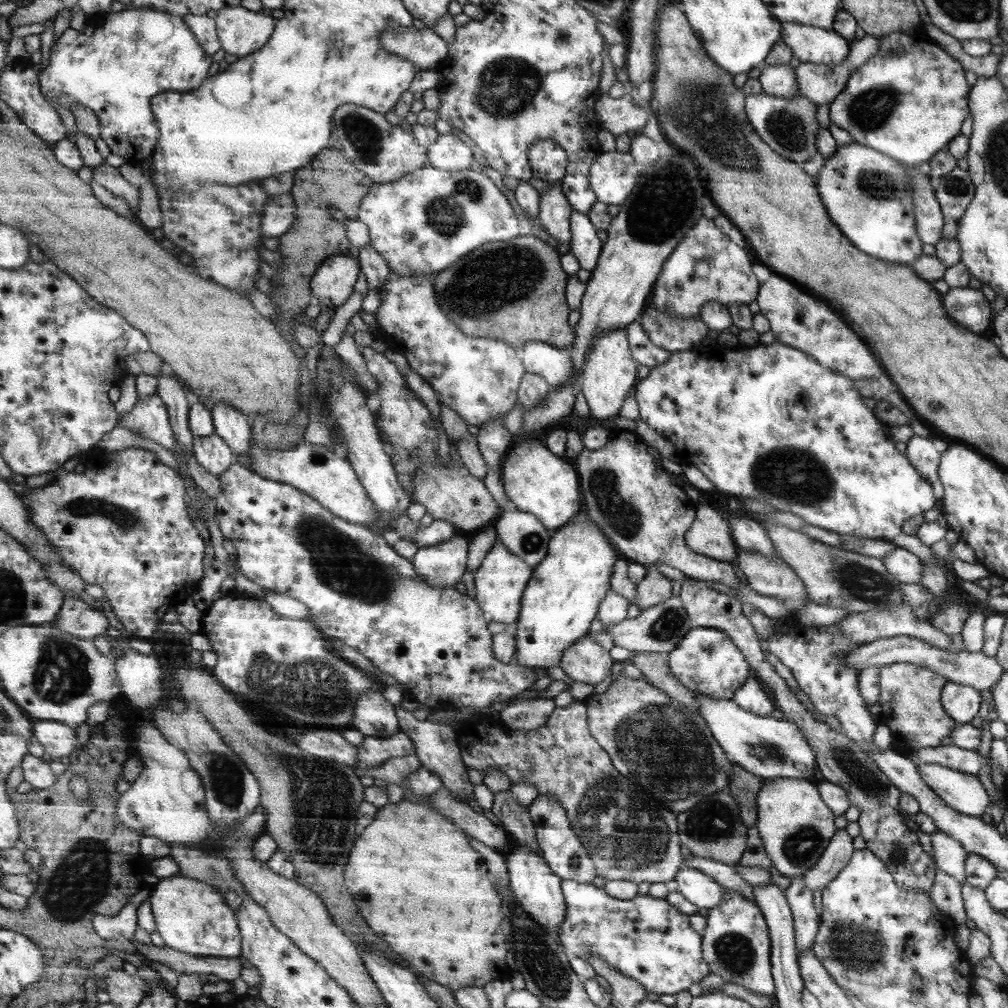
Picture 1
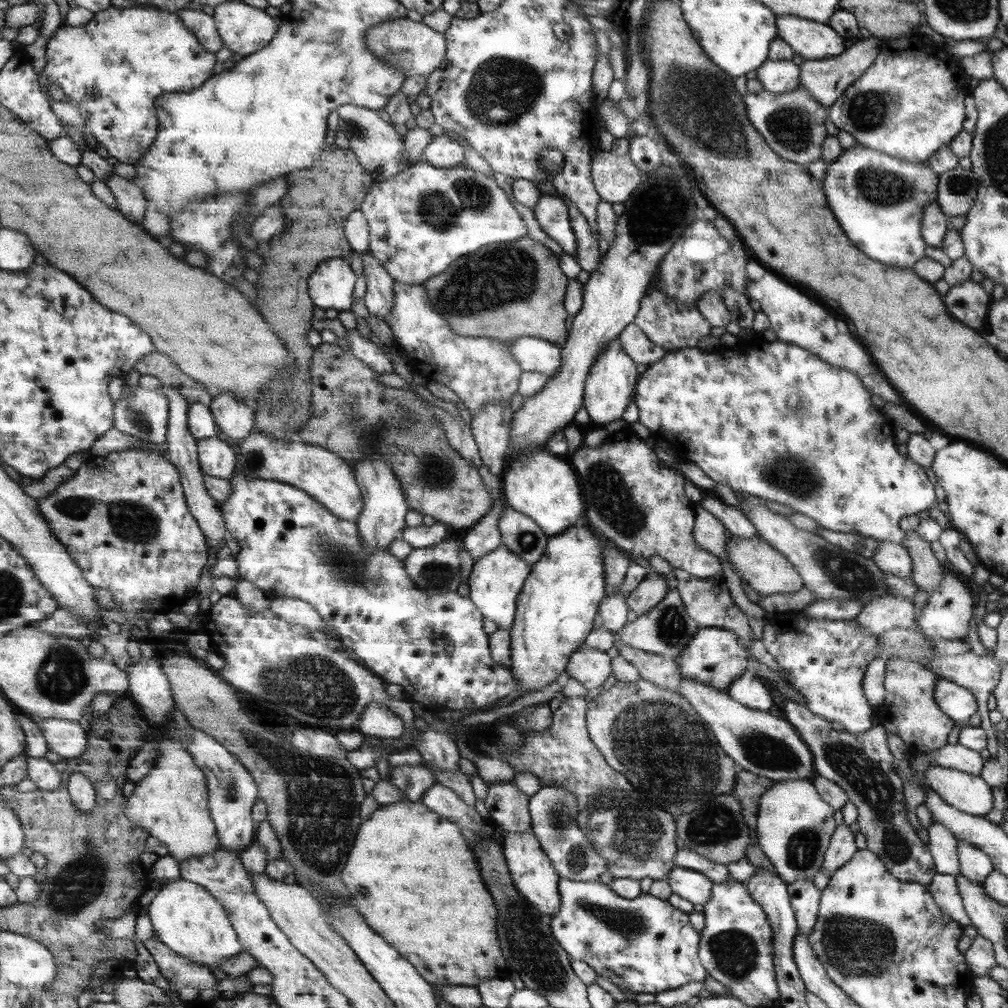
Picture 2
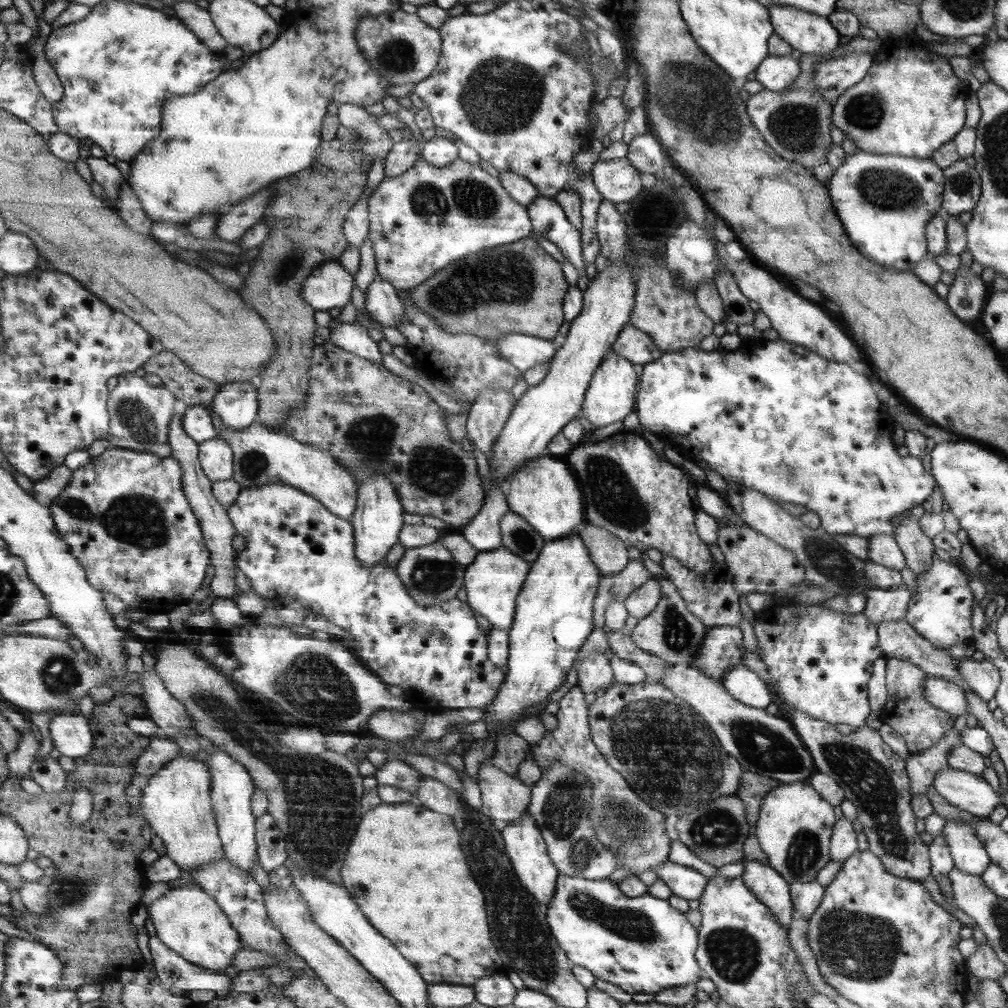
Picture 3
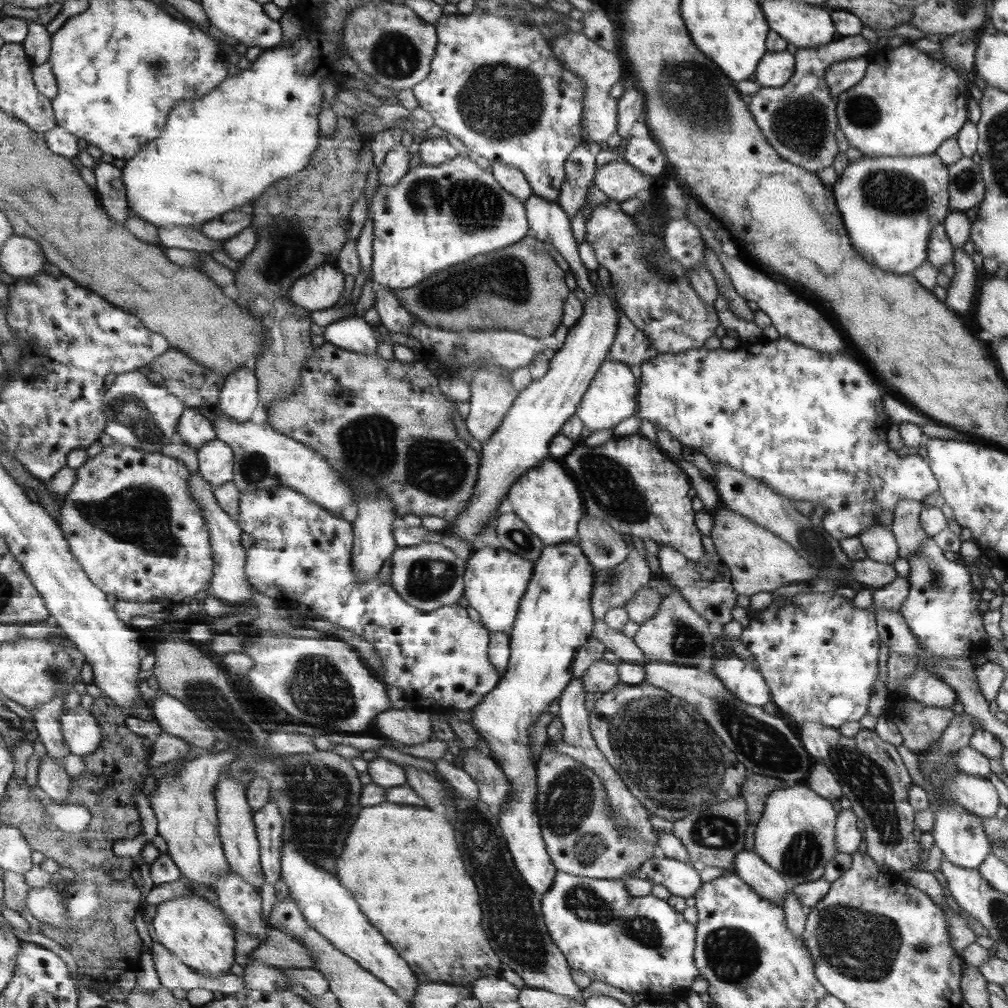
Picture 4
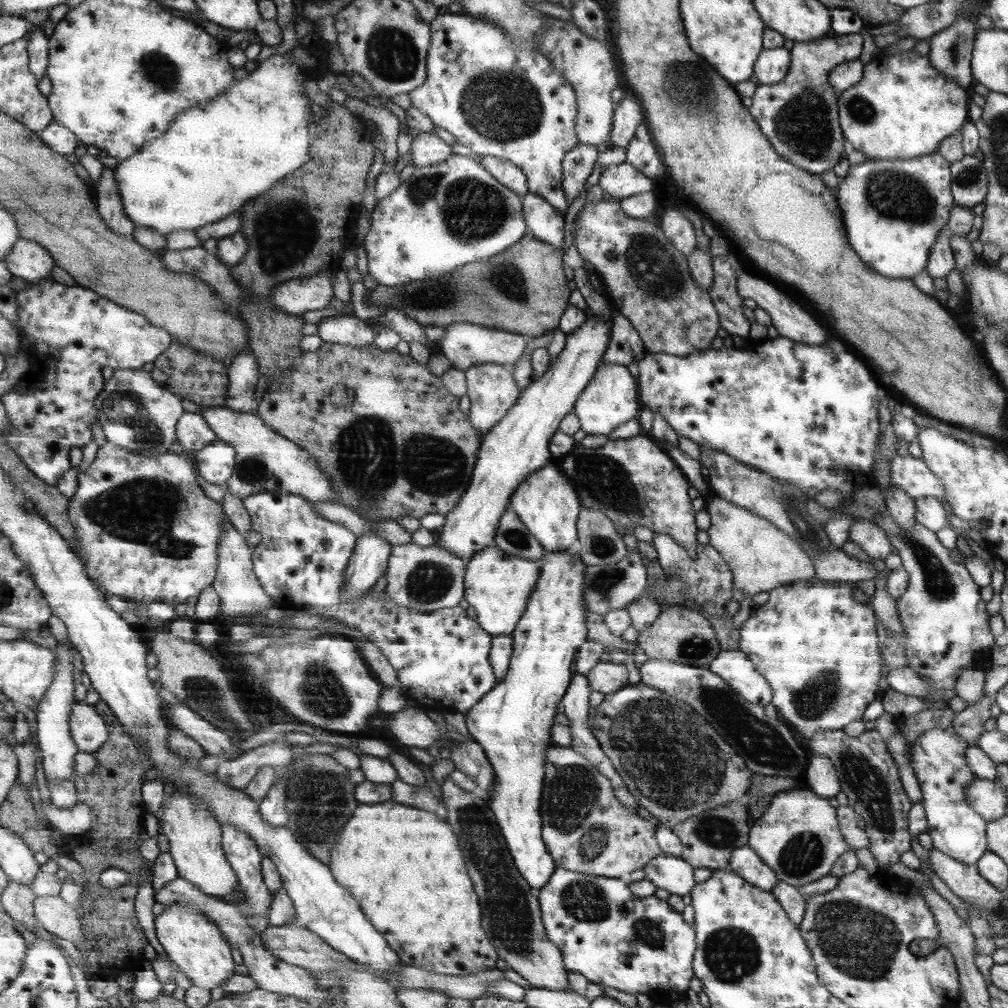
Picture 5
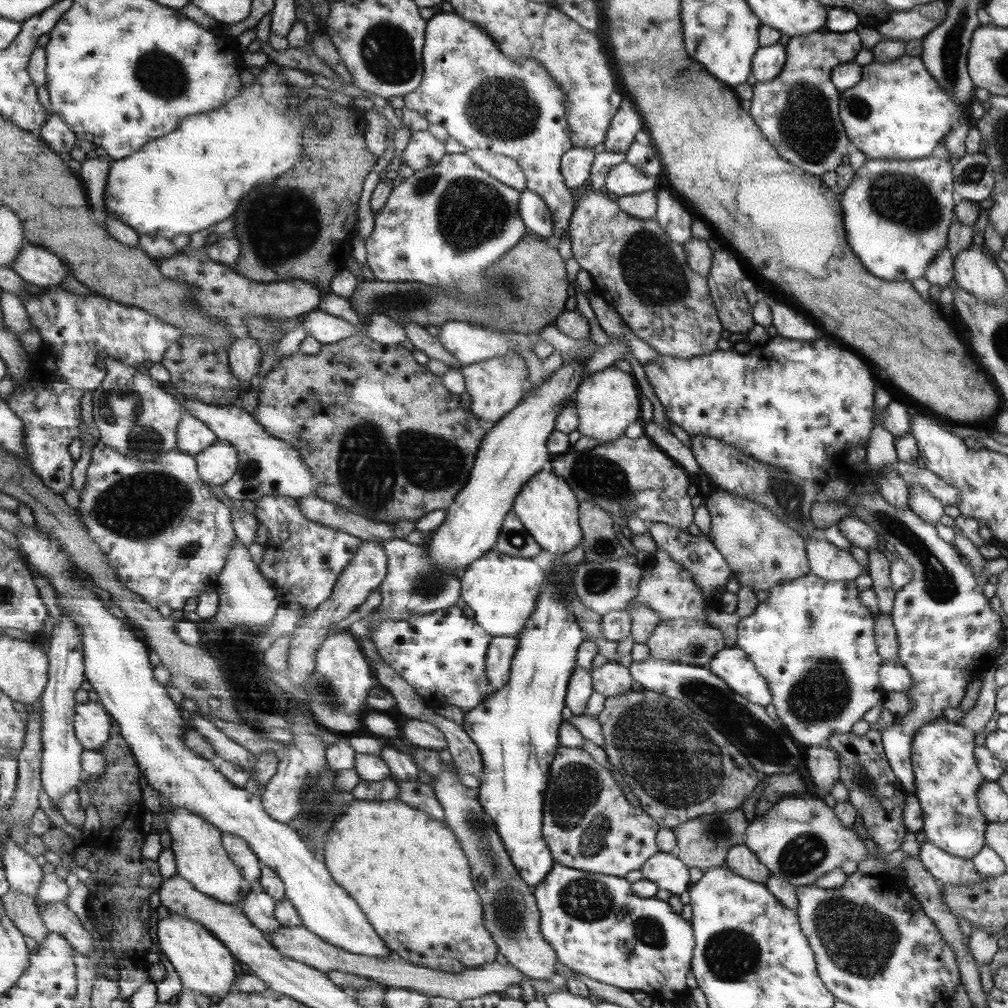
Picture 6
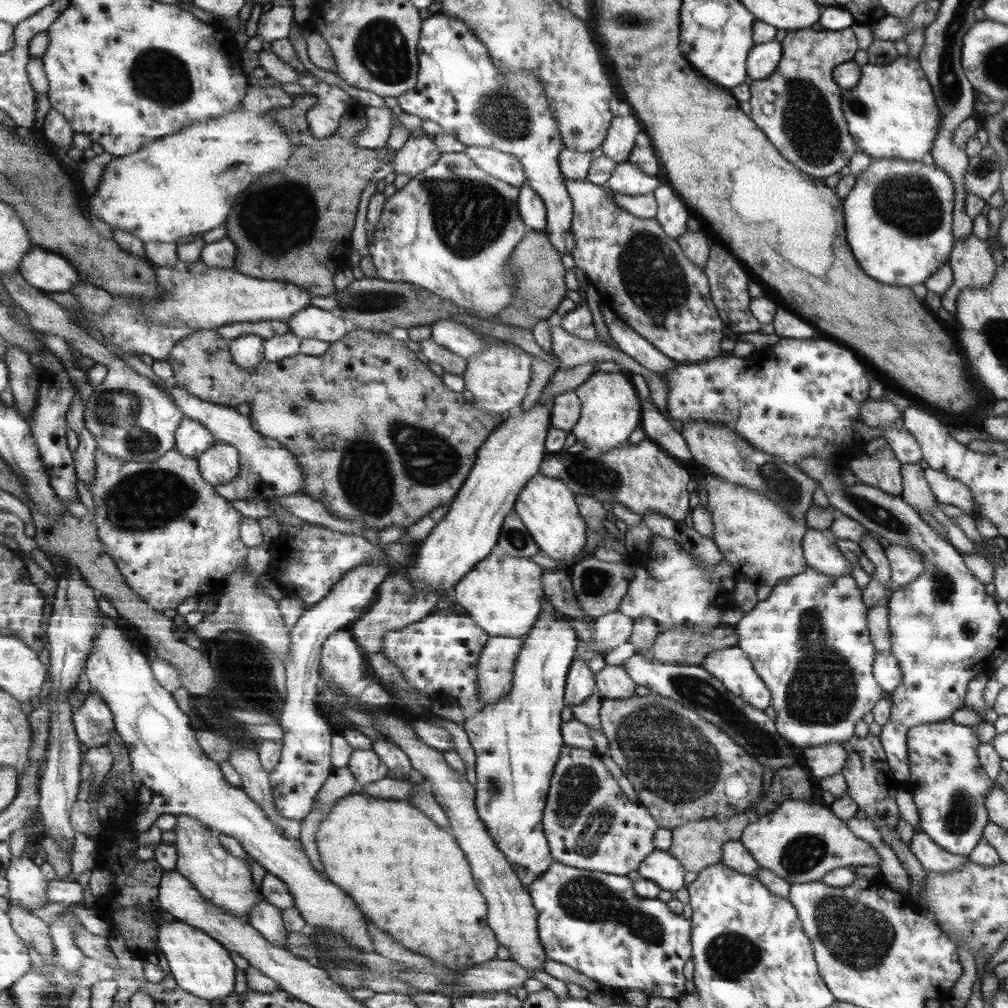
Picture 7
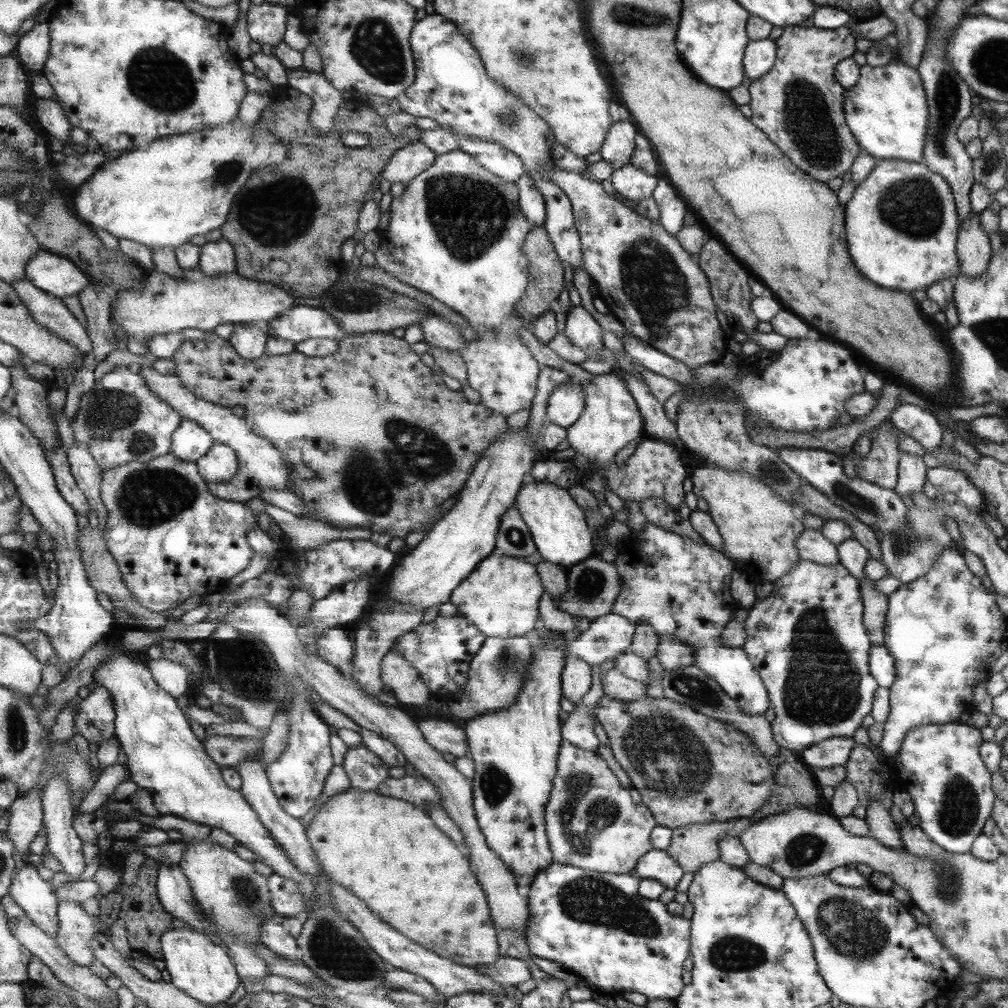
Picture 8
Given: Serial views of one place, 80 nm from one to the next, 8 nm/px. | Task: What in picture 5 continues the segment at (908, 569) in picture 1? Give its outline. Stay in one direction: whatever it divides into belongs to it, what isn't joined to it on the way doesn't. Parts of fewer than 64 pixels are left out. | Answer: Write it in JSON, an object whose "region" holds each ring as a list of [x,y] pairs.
{"region":[[[855,518],[850,524],[849,540],[861,547],[869,561],[884,560],[889,553],[894,552],[893,545],[884,530],[871,521]]]}

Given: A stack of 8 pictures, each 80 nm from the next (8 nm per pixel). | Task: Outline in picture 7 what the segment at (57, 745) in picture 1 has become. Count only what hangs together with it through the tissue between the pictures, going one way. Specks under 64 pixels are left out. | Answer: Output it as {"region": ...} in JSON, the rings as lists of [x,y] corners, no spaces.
{"region":[[[88,694],[73,713],[78,737],[89,748],[107,745],[113,738],[116,732],[115,713],[103,697]]]}

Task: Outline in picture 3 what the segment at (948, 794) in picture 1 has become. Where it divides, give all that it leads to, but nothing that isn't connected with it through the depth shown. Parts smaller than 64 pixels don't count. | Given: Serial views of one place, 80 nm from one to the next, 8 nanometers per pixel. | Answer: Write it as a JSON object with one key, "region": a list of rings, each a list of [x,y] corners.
{"region":[[[951,767],[940,770],[931,784],[953,807],[985,820],[998,803],[998,796],[981,775]]]}

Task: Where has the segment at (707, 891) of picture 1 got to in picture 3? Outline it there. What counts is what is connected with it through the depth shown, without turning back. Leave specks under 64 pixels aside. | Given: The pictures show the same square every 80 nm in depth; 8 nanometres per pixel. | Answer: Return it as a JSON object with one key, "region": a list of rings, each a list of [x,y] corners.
{"region":[[[669,860],[649,868],[649,870],[655,873],[658,880],[665,883],[665,886],[671,891],[671,895],[678,896],[685,901],[699,900],[708,882],[706,877],[694,869],[672,863]]]}

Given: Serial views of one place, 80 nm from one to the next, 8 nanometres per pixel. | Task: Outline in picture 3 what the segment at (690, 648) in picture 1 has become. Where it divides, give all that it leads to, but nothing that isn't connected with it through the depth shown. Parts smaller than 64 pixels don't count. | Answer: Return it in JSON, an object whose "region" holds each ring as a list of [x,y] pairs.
{"region":[[[716,626],[706,631],[695,653],[695,668],[716,681],[741,662],[741,632],[736,626]]]}

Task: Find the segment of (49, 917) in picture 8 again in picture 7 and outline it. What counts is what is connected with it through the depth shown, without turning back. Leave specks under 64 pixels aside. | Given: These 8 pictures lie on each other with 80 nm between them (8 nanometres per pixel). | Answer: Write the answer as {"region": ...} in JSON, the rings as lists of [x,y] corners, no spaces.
{"region":[[[12,857],[12,863],[7,873],[10,881],[11,902],[18,902],[29,910],[43,908],[49,902],[49,881],[46,880],[43,870],[33,862],[31,857]]]}

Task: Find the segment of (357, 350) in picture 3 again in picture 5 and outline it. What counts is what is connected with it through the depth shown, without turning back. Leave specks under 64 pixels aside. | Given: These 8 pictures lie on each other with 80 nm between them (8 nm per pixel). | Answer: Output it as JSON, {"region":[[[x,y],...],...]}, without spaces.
{"region":[[[353,314],[321,318],[316,326],[321,343],[345,344],[353,348],[369,346],[377,335],[371,323],[360,321]]]}

